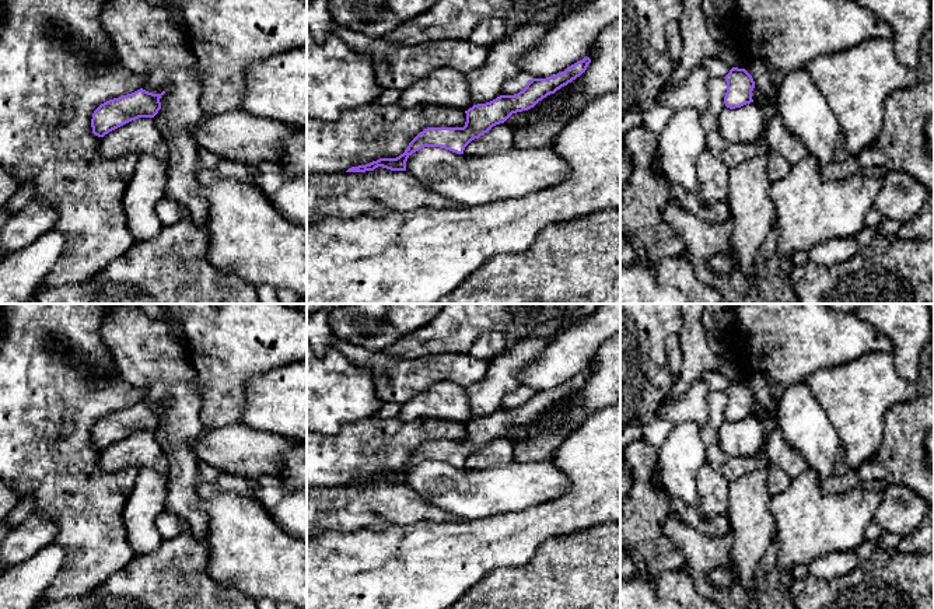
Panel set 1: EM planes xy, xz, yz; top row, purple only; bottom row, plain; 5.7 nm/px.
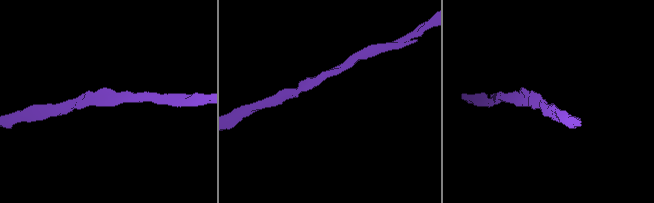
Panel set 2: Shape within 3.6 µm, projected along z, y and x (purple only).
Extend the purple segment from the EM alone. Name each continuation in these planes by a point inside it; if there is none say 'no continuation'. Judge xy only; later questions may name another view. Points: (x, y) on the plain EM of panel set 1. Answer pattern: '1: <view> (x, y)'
no continuation

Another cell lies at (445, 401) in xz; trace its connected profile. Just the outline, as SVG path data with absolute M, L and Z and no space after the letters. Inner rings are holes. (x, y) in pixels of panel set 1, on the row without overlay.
M442 381L402 405L398 419L402 421L442 420L468 424L473 416L466 388L456 382Z

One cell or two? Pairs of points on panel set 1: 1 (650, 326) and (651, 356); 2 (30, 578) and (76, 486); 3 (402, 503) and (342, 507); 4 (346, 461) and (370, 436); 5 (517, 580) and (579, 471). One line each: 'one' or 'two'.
1: one
2: two
3: one
4: one
5: two

